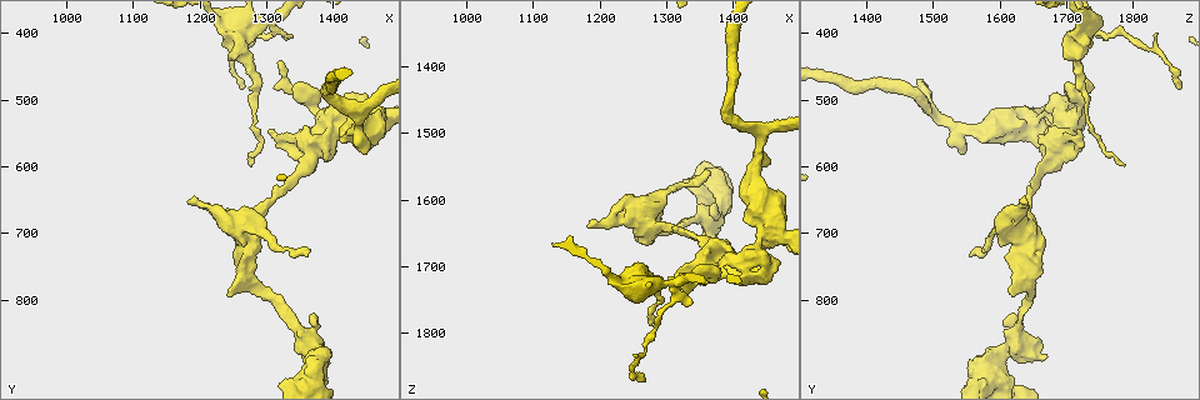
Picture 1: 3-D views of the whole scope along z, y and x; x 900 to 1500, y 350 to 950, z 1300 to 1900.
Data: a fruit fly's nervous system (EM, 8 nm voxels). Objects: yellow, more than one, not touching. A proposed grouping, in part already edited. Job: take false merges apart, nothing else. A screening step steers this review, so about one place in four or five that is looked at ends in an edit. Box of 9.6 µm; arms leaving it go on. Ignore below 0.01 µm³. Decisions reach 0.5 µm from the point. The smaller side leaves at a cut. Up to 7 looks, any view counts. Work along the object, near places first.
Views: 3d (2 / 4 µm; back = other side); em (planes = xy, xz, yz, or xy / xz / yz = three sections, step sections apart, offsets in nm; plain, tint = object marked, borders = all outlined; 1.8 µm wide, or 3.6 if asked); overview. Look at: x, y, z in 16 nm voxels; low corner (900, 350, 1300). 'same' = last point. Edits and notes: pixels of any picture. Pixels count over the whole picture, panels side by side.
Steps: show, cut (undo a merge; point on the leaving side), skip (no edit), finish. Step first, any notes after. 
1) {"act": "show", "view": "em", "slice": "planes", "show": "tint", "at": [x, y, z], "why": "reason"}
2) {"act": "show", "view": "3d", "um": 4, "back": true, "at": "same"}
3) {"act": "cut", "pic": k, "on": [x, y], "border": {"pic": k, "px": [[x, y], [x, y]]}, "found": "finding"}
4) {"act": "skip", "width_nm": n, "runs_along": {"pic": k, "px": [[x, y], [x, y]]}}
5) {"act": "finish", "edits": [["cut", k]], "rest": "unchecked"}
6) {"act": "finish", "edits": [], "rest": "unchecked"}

{"act": "show", "view": "em", "slice": "planes", "show": "tint", "at": [1360, 565, 1680]}

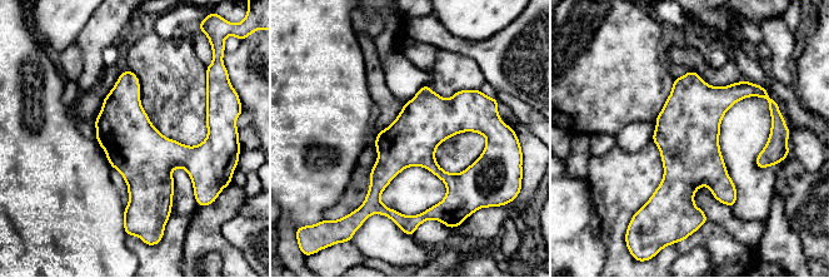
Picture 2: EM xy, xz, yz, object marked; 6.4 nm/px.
{"act": "skip", "runs_along": {"pic": 2, "px": [[485, 132], [433, 123], [369, 199]]}, "found": "continuous, no second cell"}

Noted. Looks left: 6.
{"act": "show", "view": "em", "slice": "yz", "step": 4, "show": "tint", "at": [1345, 840, 1625], "why": "three arms meet"}

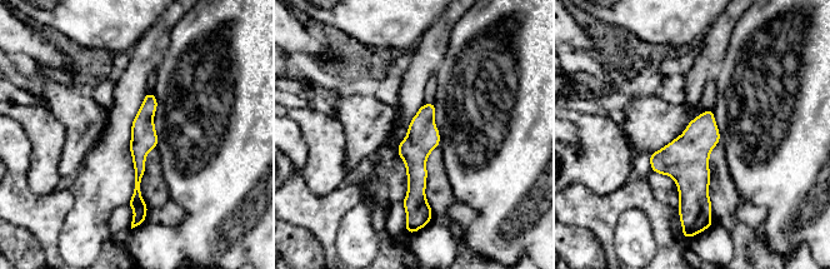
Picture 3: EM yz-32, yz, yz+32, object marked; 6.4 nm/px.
{"act": "show", "view": "em", "slice": "planes", "show": "tint", "at": "same"}

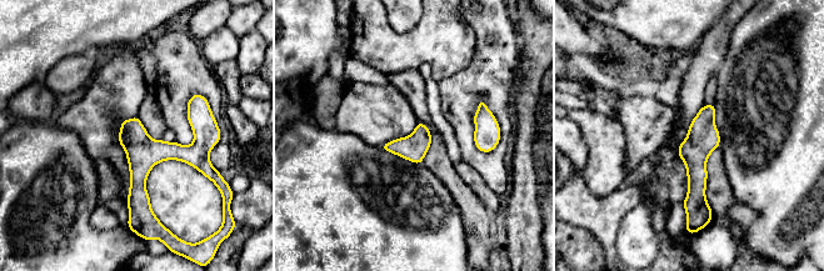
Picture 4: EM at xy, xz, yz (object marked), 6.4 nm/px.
{"act": "skip", "width_nm": 170, "runs_along": {"pic": 4, "px": [[209, 131], [139, 171], [131, 212]]}, "found": "all the same cell"}

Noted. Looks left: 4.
{"act": "show", "view": "em", "slice": "planes", "show": "tint", "at": [1265, 695, 1635], "why": "branch point"}

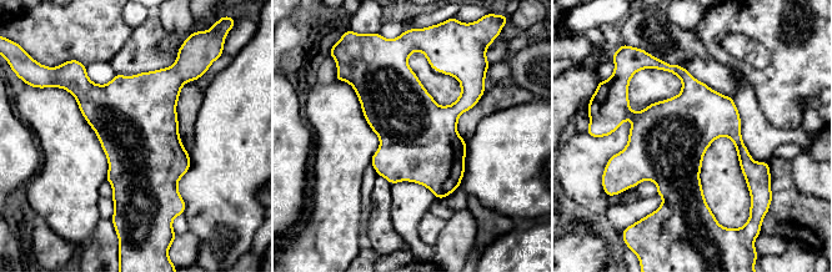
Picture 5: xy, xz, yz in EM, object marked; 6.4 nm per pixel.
{"act": "skip", "found": "continuous, no second cell"}

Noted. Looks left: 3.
{"act": "finish", "edits": [], "rest": "unchecked"}

